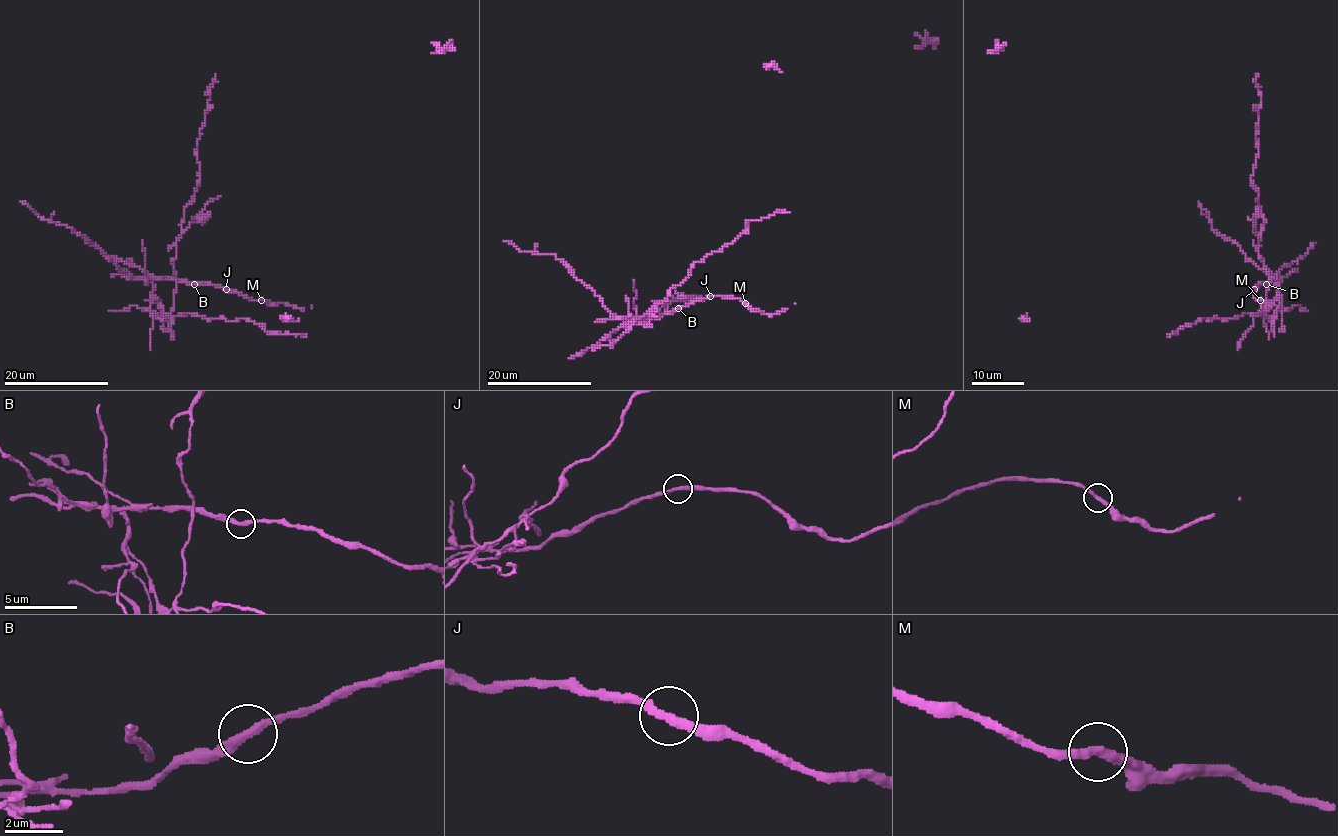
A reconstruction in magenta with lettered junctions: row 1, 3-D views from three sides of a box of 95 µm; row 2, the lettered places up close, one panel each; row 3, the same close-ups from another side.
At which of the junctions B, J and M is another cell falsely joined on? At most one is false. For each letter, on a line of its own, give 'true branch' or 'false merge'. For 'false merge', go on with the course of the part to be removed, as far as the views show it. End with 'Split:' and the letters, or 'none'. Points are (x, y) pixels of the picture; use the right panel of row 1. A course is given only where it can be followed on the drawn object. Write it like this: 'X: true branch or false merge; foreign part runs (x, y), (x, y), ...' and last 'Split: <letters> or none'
B: false merge
J: true branch
M: true branch
Split: B

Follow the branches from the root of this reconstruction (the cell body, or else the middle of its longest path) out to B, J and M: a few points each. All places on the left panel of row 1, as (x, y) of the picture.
B: (298, 335), (269, 333), (247, 319), (168, 317), (152, 280), (194, 284)
J: (298, 335), (269, 333), (247, 319), (168, 317), (152, 280), (179, 279), (226, 289)
M: (298, 335), (269, 333), (247, 319), (168, 317), (152, 280), (212, 284), (261, 300)

